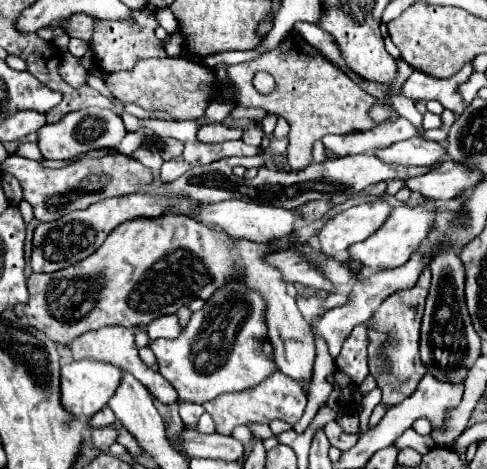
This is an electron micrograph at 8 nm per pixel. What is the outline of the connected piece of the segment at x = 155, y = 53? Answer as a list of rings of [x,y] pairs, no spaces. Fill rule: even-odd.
[[[136,12],[136,22],[112,22],[112,20],[100,20],[94,28],[94,56],[96,64],[104,68],[106,72],[118,72],[118,70],[132,70],[136,60],[144,58],[164,58],[166,52],[158,46],[158,38],[154,36],[154,28],[158,22],[154,20],[152,12]]]

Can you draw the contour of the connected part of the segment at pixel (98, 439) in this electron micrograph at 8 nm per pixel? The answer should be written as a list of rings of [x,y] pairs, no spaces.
[[[106,426],[106,428],[98,428],[98,430],[92,430],[92,444],[96,450],[108,450],[108,446],[116,440],[116,430]]]

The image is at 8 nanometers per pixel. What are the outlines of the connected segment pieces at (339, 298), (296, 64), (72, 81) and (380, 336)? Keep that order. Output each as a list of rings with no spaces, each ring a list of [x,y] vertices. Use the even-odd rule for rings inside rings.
[[[328,294],[328,298],[324,300],[322,304],[322,310],[328,310],[328,308],[334,308],[334,306],[340,306],[344,302],[350,302],[350,296],[348,294]]]
[[[290,34],[276,50],[262,54],[260,58],[227,66],[230,82],[237,89],[237,105],[242,108],[262,108],[288,120],[288,150],[286,160],[292,170],[300,170],[312,162],[312,146],[326,134],[348,134],[350,130],[370,130],[370,110],[378,102],[374,96],[358,88],[348,76],[332,62],[324,60],[316,48],[304,44],[300,36]],[[258,70],[266,70],[276,80],[276,92],[262,96],[252,88],[252,76]]]
[[[69,52],[61,57],[60,76],[70,84],[70,86],[84,86],[88,78],[88,68],[82,66],[84,58],[76,58]]]
[[[416,286],[416,288],[408,288],[408,290],[398,290],[398,292],[394,292],[394,294],[392,294],[392,296],[388,296],[388,298],[386,298],[386,300],[384,300],[384,302],[382,302],[382,306],[380,306],[380,308],[378,308],[378,310],[376,310],[376,316],[374,316],[374,318],[372,318],[372,324],[370,324],[370,332],[368,332],[368,338],[370,338],[370,346],[368,346],[368,366],[370,366],[370,374],[372,374],[372,376],[374,376],[374,378],[376,378],[376,382],[378,382],[378,386],[380,386],[380,388],[382,388],[382,390],[384,390],[384,394],[388,394],[388,396],[382,396],[382,402],[384,402],[384,404],[388,404],[388,406],[394,406],[394,404],[396,404],[396,402],[398,402],[398,400],[404,400],[404,398],[406,398],[406,396],[410,396],[410,394],[412,394],[412,392],[414,392],[414,388],[416,388],[416,384],[418,384],[418,382],[420,382],[420,380],[422,380],[422,376],[424,376],[424,374],[426,374],[426,368],[424,368],[424,364],[420,364],[420,354],[418,354],[418,336],[420,336],[420,320],[422,320],[422,312],[424,312],[424,296],[426,296],[426,290],[422,290],[422,288],[420,288],[420,286]],[[380,368],[384,368],[384,370],[388,370],[388,372],[390,372],[390,374],[392,374],[392,376],[378,376],[378,372],[380,372]]]

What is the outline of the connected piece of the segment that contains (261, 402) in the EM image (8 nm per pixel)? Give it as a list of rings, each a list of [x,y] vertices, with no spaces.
[[[276,368],[276,372],[266,376],[260,384],[234,394],[220,394],[212,402],[206,402],[204,408],[208,414],[212,414],[216,422],[216,432],[220,434],[230,434],[238,424],[248,424],[248,422],[268,424],[274,418],[286,420],[288,424],[296,424],[302,418],[306,408],[306,390],[302,388],[300,382],[296,382],[294,378],[286,376],[280,368]]]

